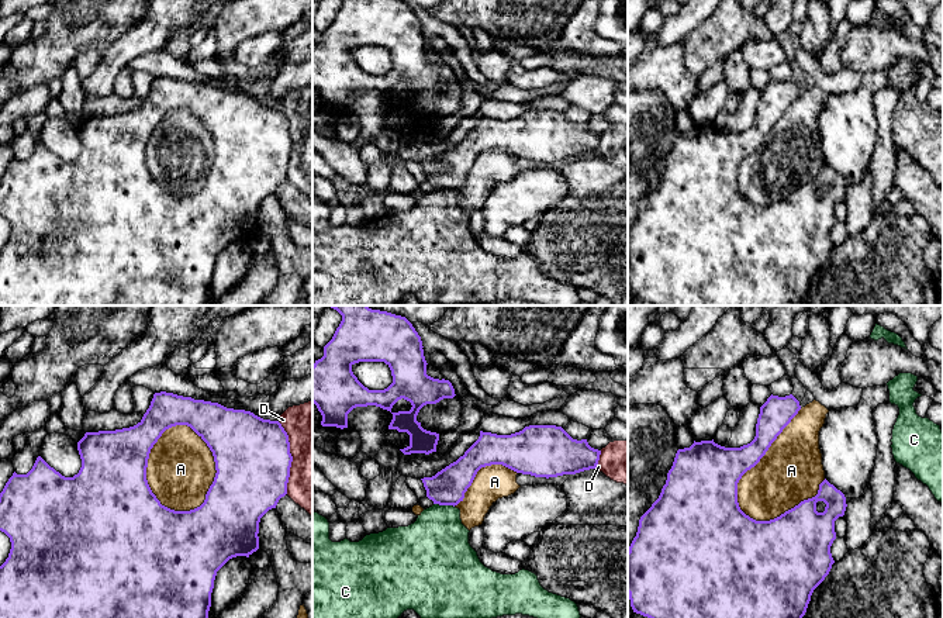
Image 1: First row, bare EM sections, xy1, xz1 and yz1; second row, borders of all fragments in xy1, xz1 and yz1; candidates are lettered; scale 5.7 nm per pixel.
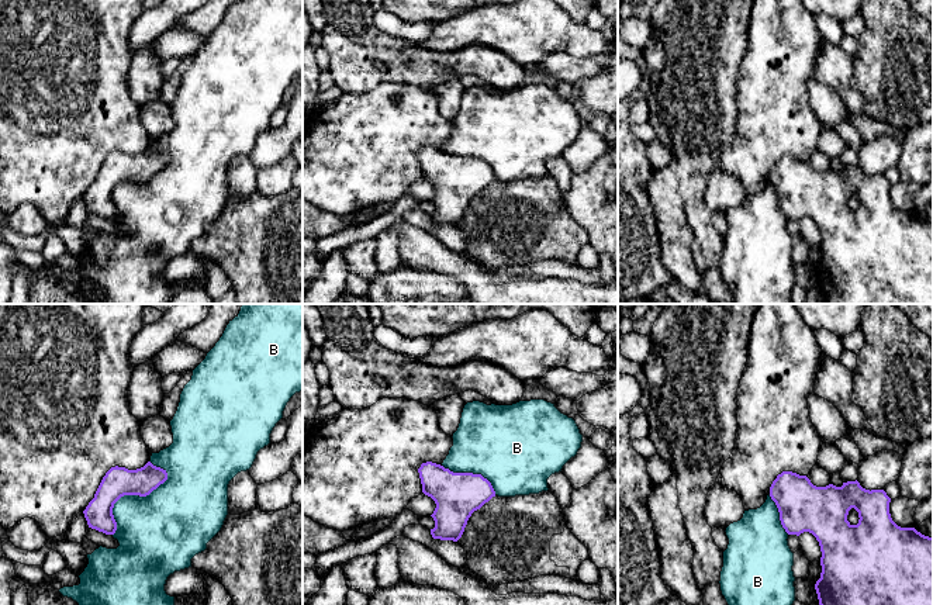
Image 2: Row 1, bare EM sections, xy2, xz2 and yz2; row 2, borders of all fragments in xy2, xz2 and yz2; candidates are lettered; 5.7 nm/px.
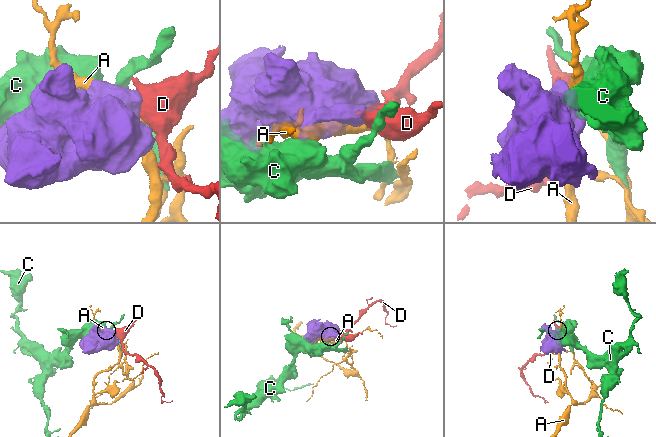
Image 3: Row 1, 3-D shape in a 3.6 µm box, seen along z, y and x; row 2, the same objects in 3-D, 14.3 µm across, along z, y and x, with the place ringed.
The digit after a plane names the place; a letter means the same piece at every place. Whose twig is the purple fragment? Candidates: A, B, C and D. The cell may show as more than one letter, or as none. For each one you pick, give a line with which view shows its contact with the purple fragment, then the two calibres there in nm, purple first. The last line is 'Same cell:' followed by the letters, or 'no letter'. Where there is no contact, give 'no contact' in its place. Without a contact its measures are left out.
Same cell: no letter

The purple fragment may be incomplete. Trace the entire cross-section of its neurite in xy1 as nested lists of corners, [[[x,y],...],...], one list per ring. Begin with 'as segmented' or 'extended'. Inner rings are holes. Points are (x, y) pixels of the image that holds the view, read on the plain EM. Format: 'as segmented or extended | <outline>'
as segmented | [[[155,77],[142,104],[129,113],[115,115],[86,117],[77,127],[82,152],[73,162],[65,162],[51,152],[41,141],[27,159],[15,156],[0,177],[0,215],[11,227],[6,246],[0,251],[0,305],[207,305],[211,277],[217,256],[232,242],[249,242],[259,234],[259,207],[279,184],[287,179],[287,168],[293,141],[289,120],[279,106],[263,104],[251,96],[227,93],[218,87],[194,84],[173,77]],[[176,110],[190,111],[210,132],[215,146],[215,162],[204,187],[190,196],[175,196],[160,189],[146,165],[151,134],[162,118]]]

